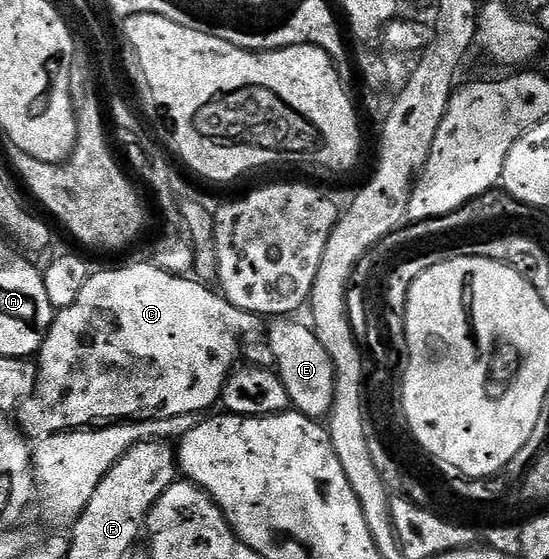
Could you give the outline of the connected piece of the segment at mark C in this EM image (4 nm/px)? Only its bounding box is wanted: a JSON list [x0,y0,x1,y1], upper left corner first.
[19,261,263,437]

